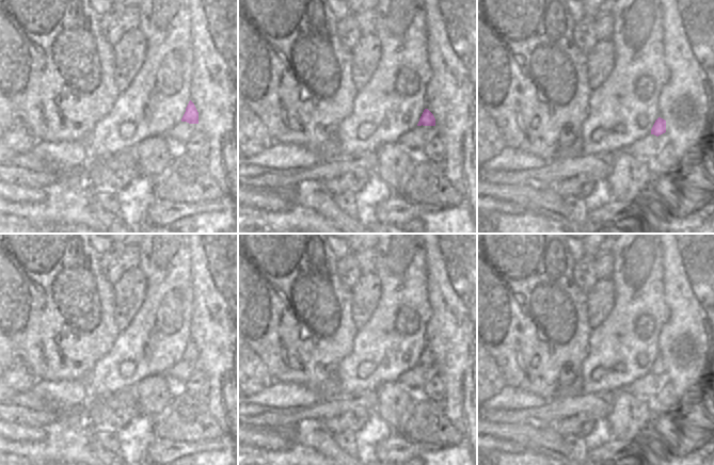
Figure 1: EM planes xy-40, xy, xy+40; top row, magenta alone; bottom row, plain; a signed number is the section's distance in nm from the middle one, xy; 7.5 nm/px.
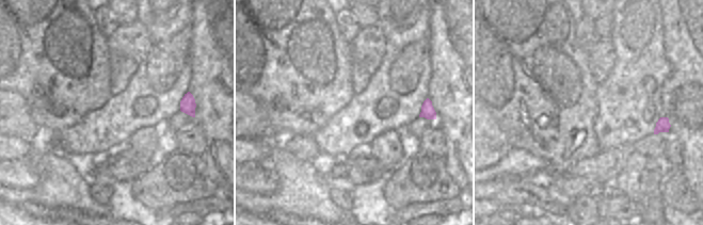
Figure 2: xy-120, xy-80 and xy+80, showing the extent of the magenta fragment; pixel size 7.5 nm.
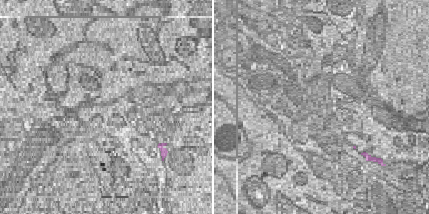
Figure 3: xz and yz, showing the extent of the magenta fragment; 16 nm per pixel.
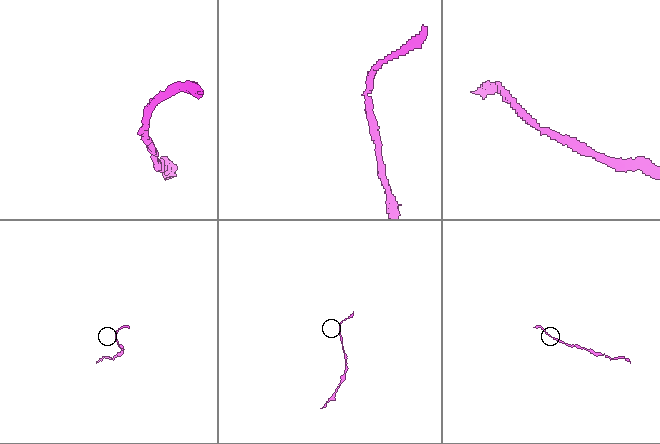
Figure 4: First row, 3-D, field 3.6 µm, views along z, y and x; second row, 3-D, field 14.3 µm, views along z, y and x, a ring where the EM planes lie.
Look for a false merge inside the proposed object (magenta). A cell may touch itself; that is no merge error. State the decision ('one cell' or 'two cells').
one cell

